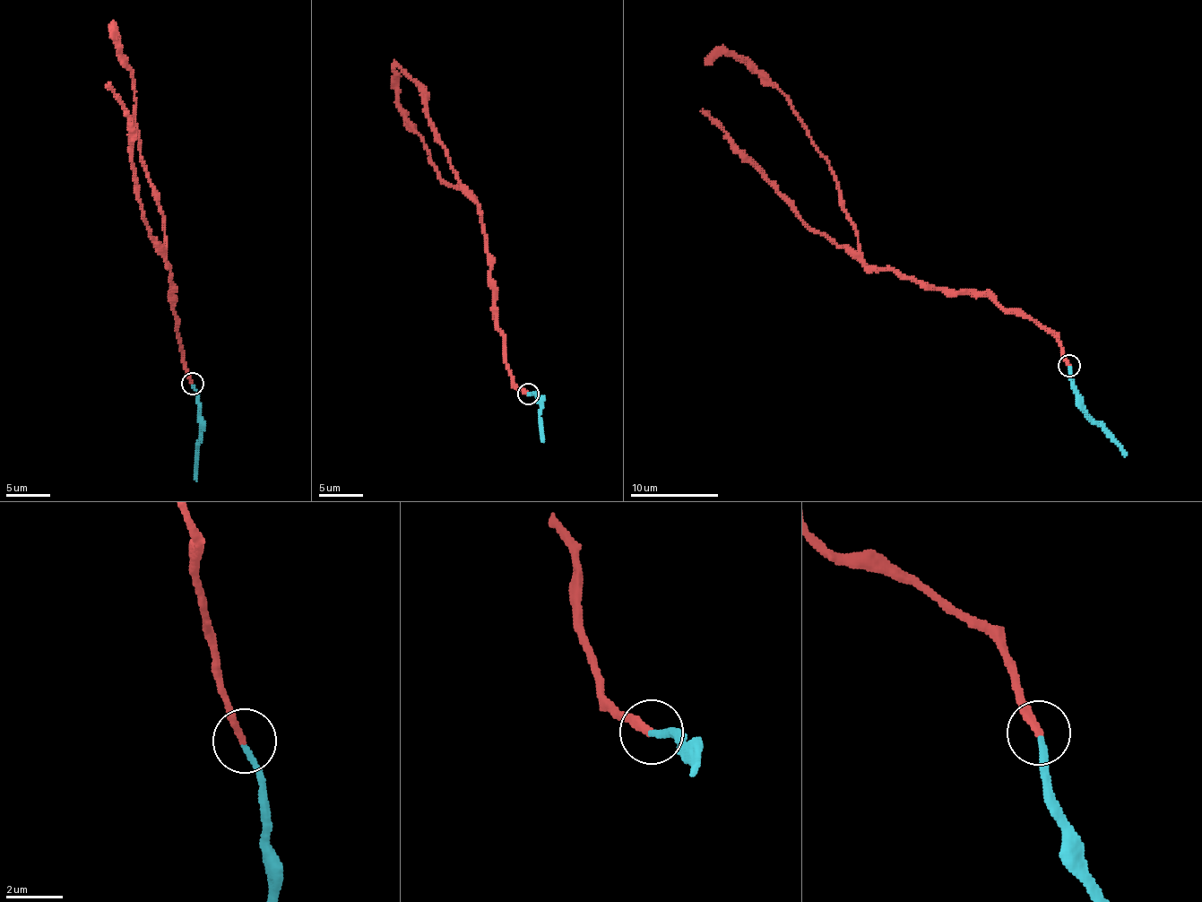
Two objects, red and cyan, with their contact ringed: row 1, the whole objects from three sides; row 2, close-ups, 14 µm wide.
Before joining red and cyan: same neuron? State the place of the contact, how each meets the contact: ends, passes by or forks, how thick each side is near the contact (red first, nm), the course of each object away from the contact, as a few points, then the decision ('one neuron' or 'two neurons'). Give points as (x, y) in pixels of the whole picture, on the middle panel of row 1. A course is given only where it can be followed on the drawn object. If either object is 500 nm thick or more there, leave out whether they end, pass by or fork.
(528, 394) | red ends | cyan ends | 280/200 nm | red via (527, 393), (512, 380), (506, 362), (482, 211), (477, 201), (440, 180), (399, 102), (394, 69) | cyan via (528, 393), (540, 396), (543, 438) | one neuron

